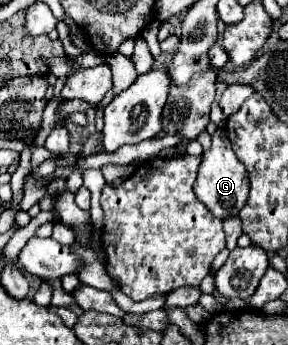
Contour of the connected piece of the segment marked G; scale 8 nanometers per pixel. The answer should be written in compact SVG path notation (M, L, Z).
M218 129L212 135L212 147L202 153L202 163L198 167L198 177L194 181L194 193L212 211L214 217L226 219L226 217L238 215L238 211L242 209L242 205L248 199L248 189L250 189L250 185L248 185L246 167L234 155L224 129Z

